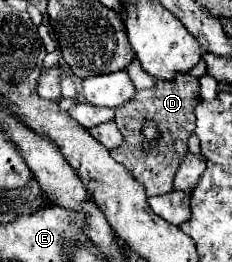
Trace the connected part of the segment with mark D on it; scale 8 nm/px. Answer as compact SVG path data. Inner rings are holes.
M177 75L173 81L157 81L153 89L137 91L133 101L115 109L115 123L123 135L123 143L109 153L117 163L127 167L127 171L133 175L135 181L139 181L145 187L147 197L165 195L173 191L173 175L179 169L179 163L187 151L187 139L195 129L193 109L197 103L195 99L197 95L199 95L199 81L191 75ZM145 119L155 121L159 131L159 139L147 149L143 149L143 133L141 133L143 129L141 125Z

